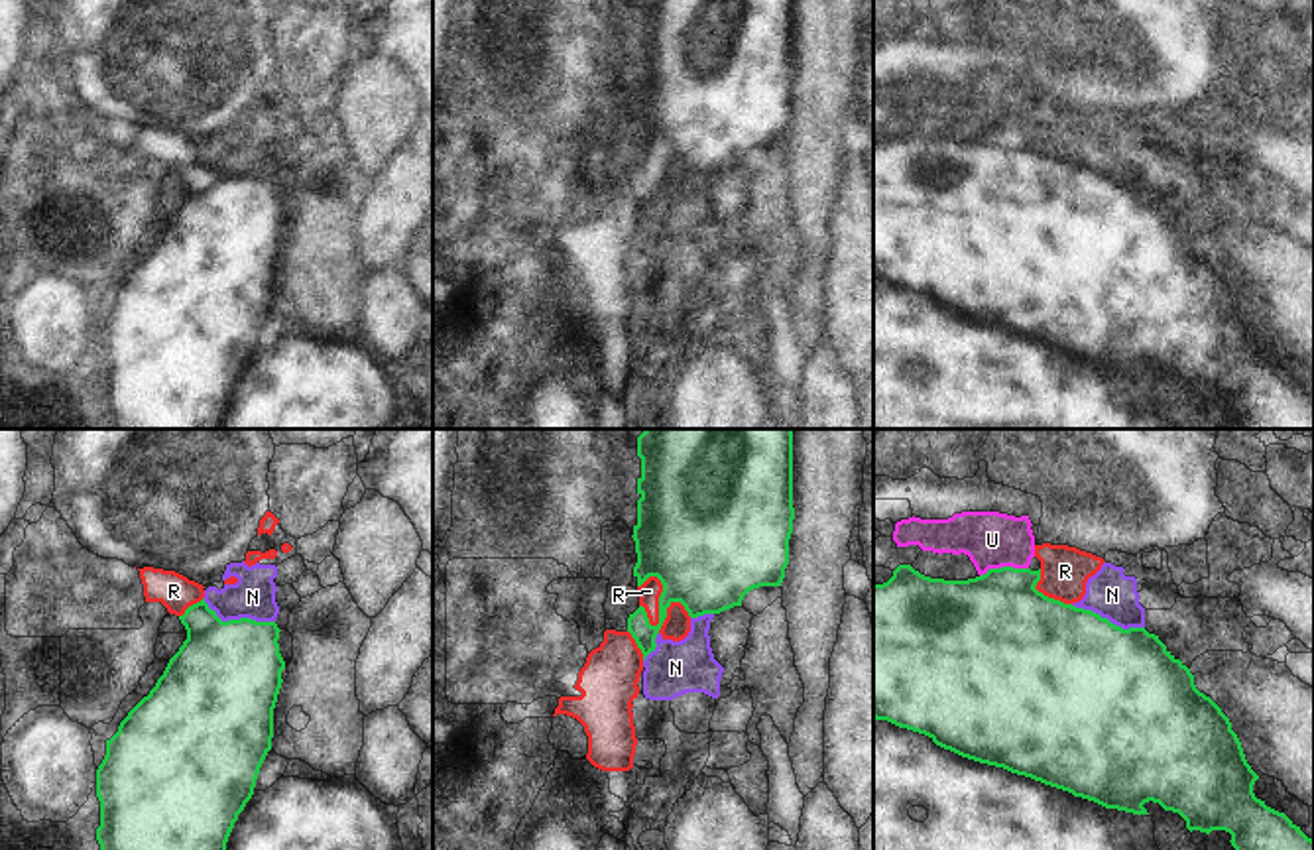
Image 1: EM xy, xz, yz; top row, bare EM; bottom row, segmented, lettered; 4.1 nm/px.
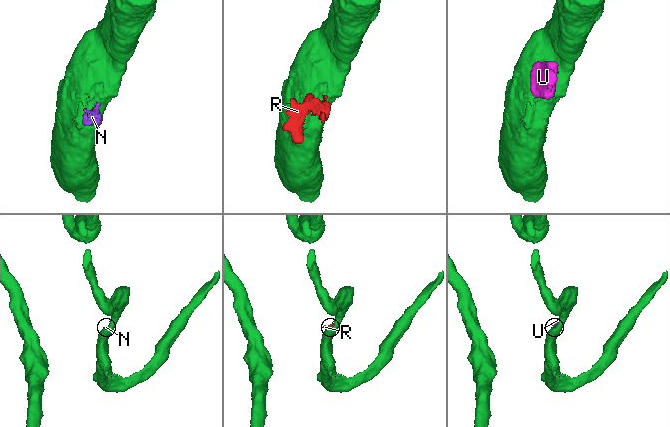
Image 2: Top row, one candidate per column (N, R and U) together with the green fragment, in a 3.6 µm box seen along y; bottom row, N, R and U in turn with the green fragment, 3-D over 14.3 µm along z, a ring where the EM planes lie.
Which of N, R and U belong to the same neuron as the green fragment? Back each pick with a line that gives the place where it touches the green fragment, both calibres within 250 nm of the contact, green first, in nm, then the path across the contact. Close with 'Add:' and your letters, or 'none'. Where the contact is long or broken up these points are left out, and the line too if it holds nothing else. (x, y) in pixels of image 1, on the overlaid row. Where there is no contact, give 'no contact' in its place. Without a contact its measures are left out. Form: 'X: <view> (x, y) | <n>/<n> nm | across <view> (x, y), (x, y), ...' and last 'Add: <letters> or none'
N: xy (238, 620) | 460/180 nm
Add: N

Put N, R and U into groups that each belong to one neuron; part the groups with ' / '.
N / R U

